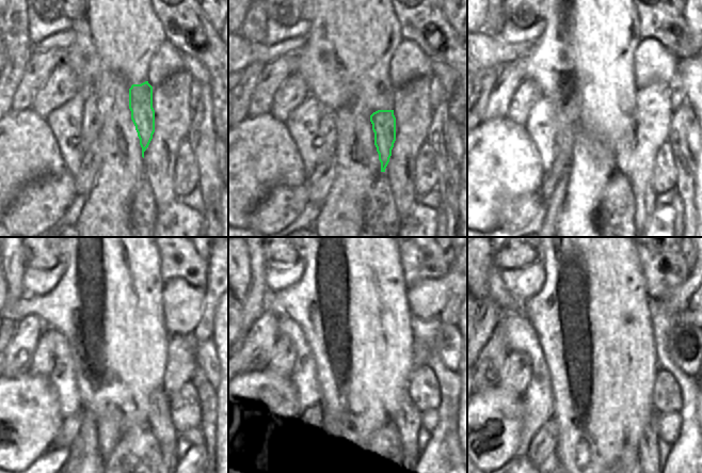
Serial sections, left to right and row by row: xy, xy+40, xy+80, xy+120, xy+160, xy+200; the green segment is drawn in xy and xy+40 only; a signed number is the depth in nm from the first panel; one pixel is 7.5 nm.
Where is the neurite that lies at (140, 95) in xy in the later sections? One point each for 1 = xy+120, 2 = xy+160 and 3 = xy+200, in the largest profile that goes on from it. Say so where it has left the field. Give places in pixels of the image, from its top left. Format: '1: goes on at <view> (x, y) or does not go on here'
1: goes on at xy+120 (160, 422)
2: goes on at xy+160 (408, 418)
3: goes on at xy+200 (649, 442)

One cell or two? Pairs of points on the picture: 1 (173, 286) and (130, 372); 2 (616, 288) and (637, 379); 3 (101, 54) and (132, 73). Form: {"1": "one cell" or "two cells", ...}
{"1": "two cells", "2": "one cell", "3": "one cell"}

